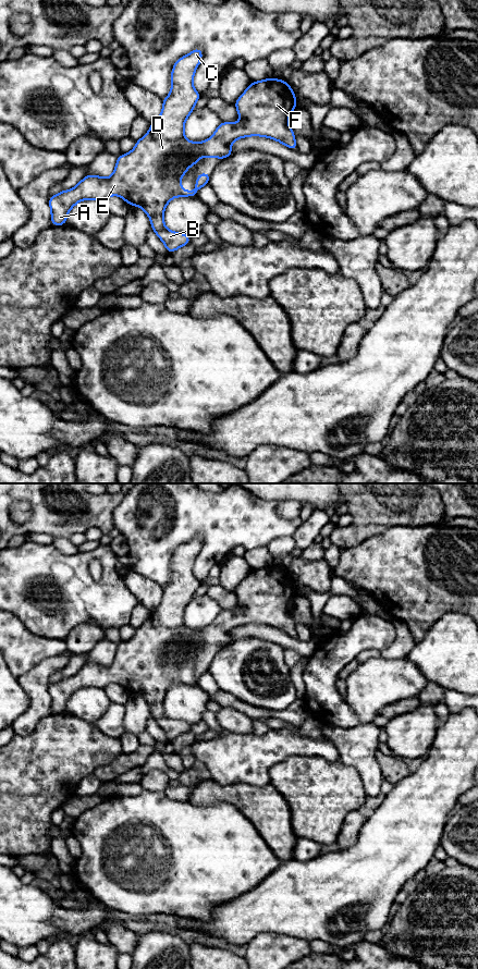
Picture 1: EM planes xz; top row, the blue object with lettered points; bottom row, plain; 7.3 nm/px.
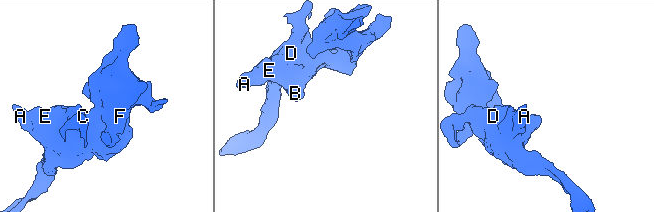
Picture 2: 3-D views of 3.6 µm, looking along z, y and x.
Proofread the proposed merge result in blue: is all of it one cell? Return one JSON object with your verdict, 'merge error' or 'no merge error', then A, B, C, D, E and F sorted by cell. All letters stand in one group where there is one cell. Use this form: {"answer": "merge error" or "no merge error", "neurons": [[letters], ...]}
{"answer": "no merge error", "neurons": [["A", "B", "C", "D", "E", "F"]]}

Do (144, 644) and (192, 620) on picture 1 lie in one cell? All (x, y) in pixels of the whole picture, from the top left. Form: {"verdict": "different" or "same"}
{"verdict": "different"}

